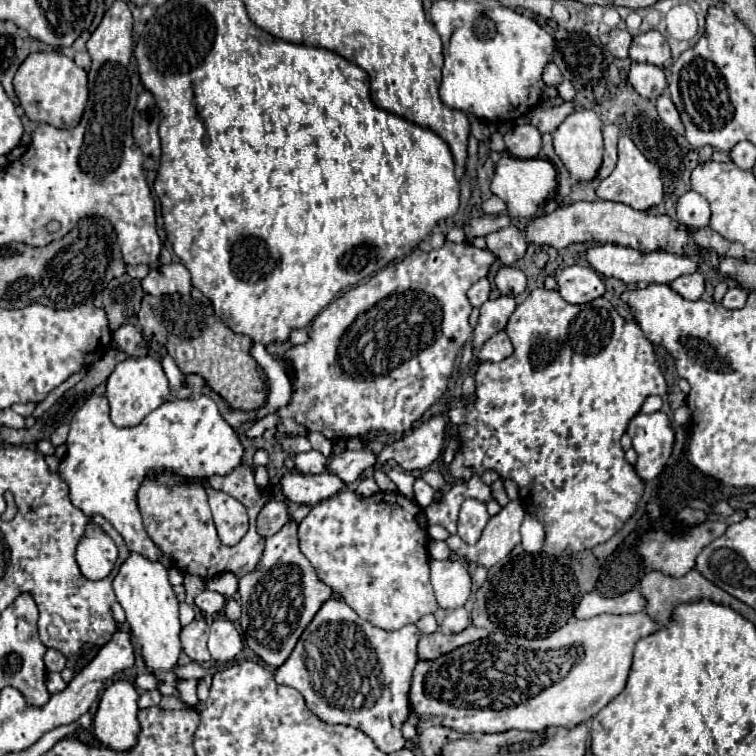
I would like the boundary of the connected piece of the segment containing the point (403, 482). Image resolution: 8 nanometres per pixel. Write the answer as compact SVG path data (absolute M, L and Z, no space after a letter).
M386 467L383 471L394 481L400 494L404 494L407 498L414 499L413 484L415 478L411 476L410 473L398 468L386 470Z

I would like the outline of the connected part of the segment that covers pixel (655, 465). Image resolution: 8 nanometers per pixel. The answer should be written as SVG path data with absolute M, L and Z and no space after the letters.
M664 412L636 414L630 420L628 434L636 450L636 472L642 480L656 478L672 454L674 432Z

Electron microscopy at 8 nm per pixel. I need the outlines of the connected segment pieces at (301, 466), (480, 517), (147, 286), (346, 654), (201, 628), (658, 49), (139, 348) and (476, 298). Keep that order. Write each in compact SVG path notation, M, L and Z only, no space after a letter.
M316 450L302 452L302 454L294 456L296 470L302 472L302 474L322 474L326 470L326 462L328 460L320 452L316 452Z
M466 498L462 508L460 508L460 516L458 516L458 536L468 542L468 544L474 544L486 522L488 522L488 512L486 512L486 506L474 498Z
M168 264L152 268L150 274L142 280L144 292L150 296L166 296L166 294L190 294L192 282L190 272L182 264Z
M330 598L322 604L322 608L312 618L312 622L306 626L306 630L302 632L290 658L276 670L276 682L296 688L304 696L306 706L322 722L358 728L366 736L370 736L382 752L392 754L400 748L404 748L404 744L406 744L406 740L402 738L402 732L400 732L400 724L410 714L408 690L410 690L412 670L418 662L416 646L418 646L420 636L422 636L422 632L414 624L402 626L400 630L394 630L394 632L386 632L386 630L362 620L344 600Z
M204 618L202 620L192 620L188 626L184 626L182 634L180 634L180 640L182 640L182 648L190 656L190 660L200 662L200 664L210 660L210 652L206 648L208 624L206 624Z
M648 30L648 32L632 38L630 58L634 62L664 66L664 62L670 60L670 46L658 30Z
M124 324L122 328L118 328L114 332L114 342L118 344L118 348L122 352L126 352L126 354L130 354L134 358L146 354L146 348L142 346L142 334L132 324Z
M482 278L476 284L472 284L472 288L468 290L466 296L472 306L482 306L488 300L488 294L490 294L490 282L486 278Z

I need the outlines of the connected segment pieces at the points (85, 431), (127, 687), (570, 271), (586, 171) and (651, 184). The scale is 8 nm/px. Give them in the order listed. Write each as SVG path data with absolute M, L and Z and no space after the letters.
M90 394L86 404L74 414L70 422L70 432L66 440L66 454L58 466L58 474L70 488L70 500L76 508L80 508L86 516L100 514L112 522L112 526L122 534L130 552L142 552L148 560L162 560L164 552L150 540L148 532L142 524L142 514L138 508L138 490L144 484L144 478L152 478L158 474L176 474L184 482L200 482L208 484L212 476L230 474L242 458L242 444L230 424L222 418L216 402L210 396L186 398L164 402L160 408L150 412L140 424L130 428L118 428L110 420L110 406L104 396Z
M116 680L112 682L100 702L98 702L98 710L96 710L96 716L94 716L94 736L108 748L112 750L128 750L136 744L136 738L138 738L138 732L140 732L140 724L136 720L136 714L138 714L138 692L136 692L136 686L128 680Z
M566 266L558 276L558 292L570 304L586 304L604 294L604 282L588 266Z
M578 106L570 116L566 116L566 120L552 132L554 136L554 150L560 156L560 160L564 162L564 166L568 168L568 172L578 180L578 182L590 182L594 178L594 174L598 172L600 164L602 164L602 152L604 152L604 144L602 144L602 122L596 116L594 110L582 108Z
M622 136L618 140L618 162L614 172L600 182L596 188L596 196L600 200L610 200L610 202L622 202L628 204L634 210L648 210L656 204L662 202L664 190L662 190L662 180L660 180L660 168L644 158L644 154L634 146L630 136Z

